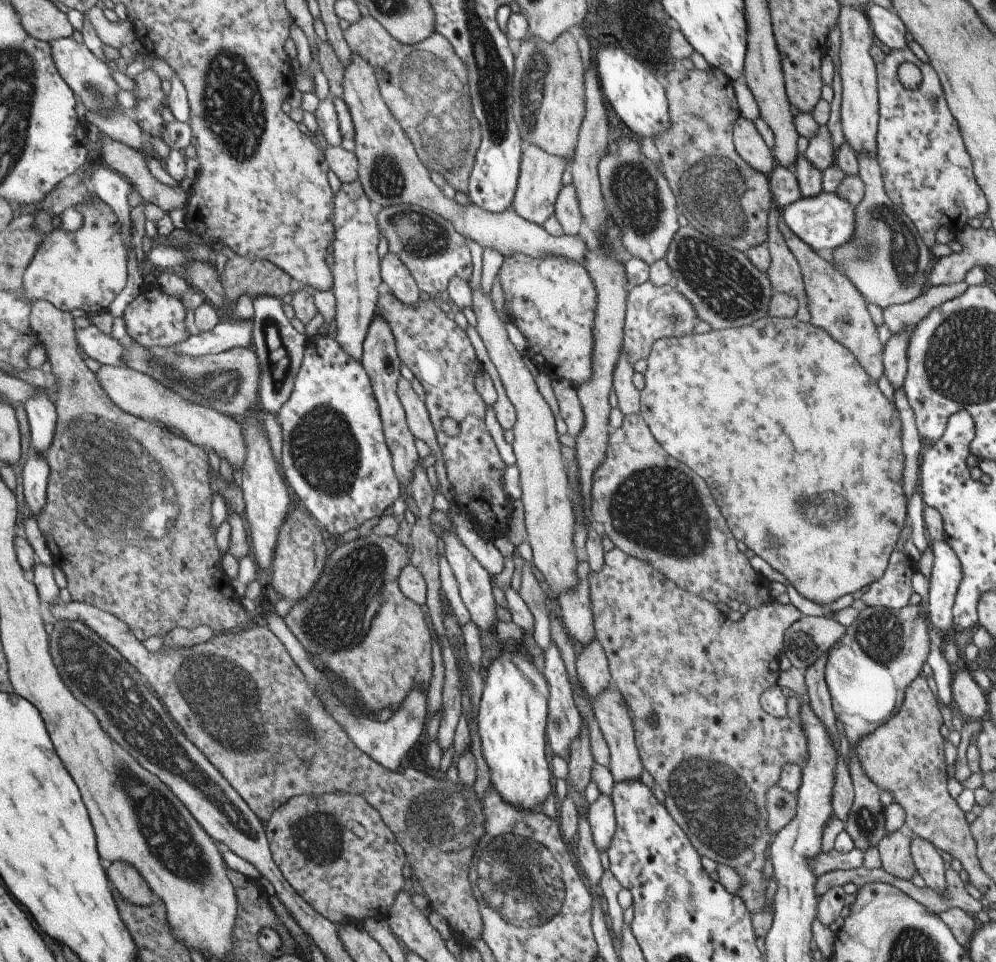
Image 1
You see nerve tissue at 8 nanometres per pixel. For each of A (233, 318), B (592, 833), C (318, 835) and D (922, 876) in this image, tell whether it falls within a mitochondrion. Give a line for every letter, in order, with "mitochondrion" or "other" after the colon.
A: other
B: other
C: mitochondrion
D: other

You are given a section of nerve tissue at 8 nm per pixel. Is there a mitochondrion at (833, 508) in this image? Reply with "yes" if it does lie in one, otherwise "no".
yes

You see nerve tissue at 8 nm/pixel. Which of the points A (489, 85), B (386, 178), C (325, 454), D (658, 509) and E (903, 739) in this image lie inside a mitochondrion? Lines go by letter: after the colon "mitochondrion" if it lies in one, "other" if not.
A: mitochondrion
B: mitochondrion
C: mitochondrion
D: mitochondrion
E: other

